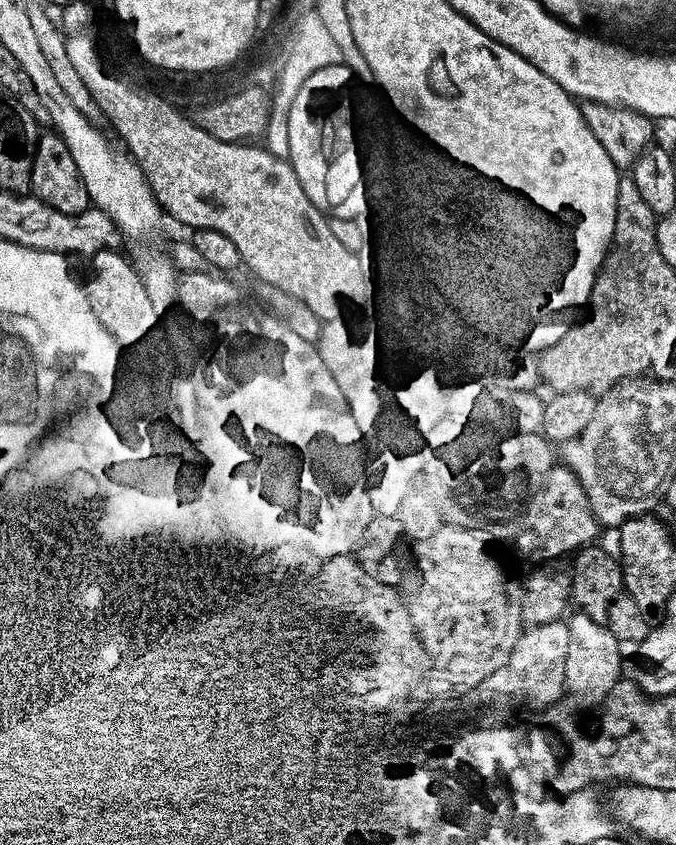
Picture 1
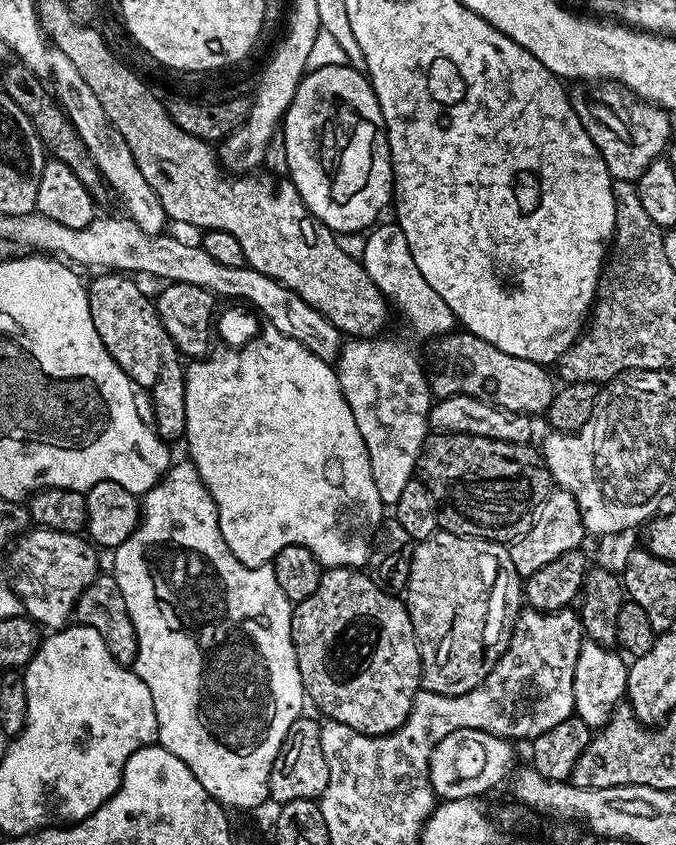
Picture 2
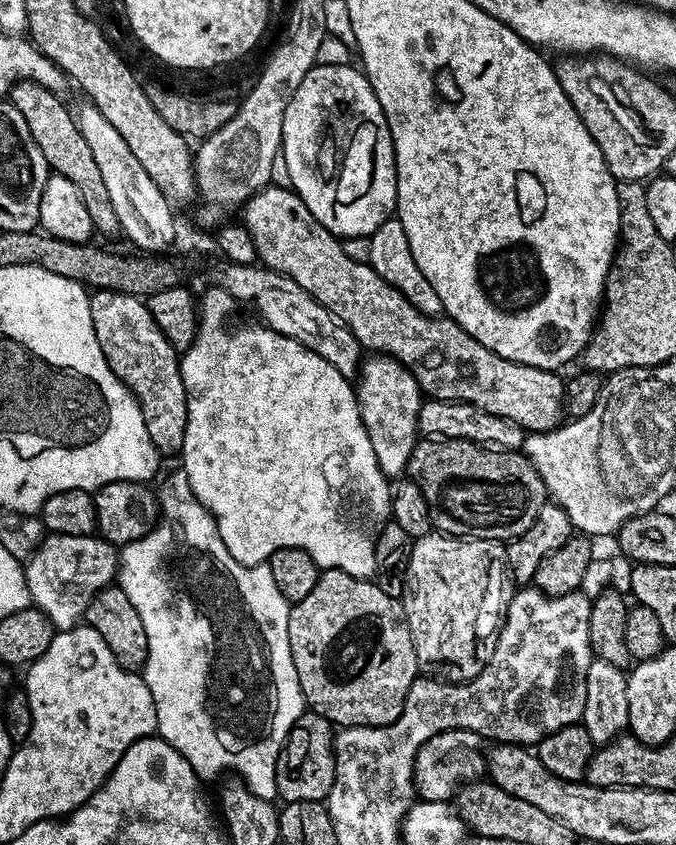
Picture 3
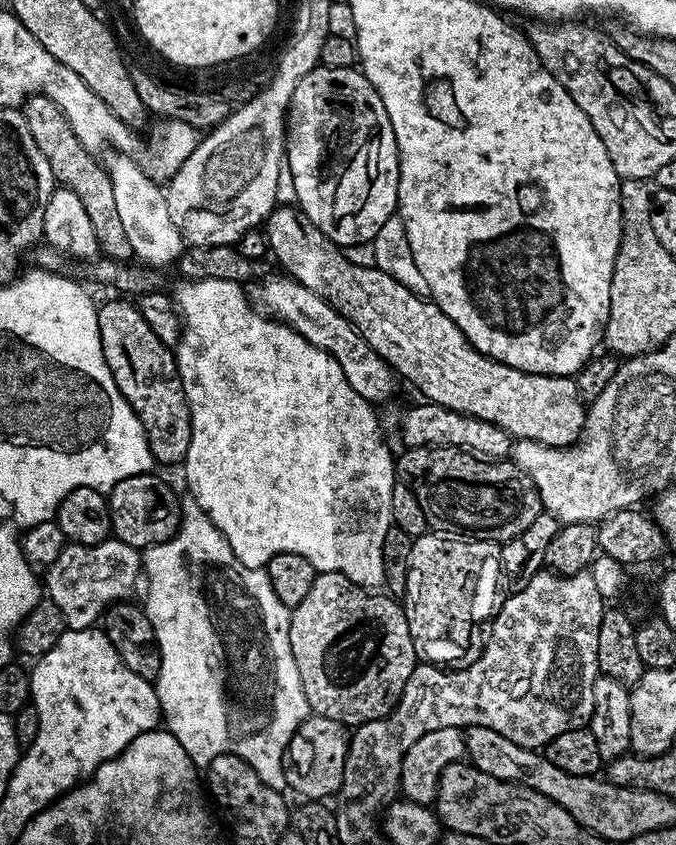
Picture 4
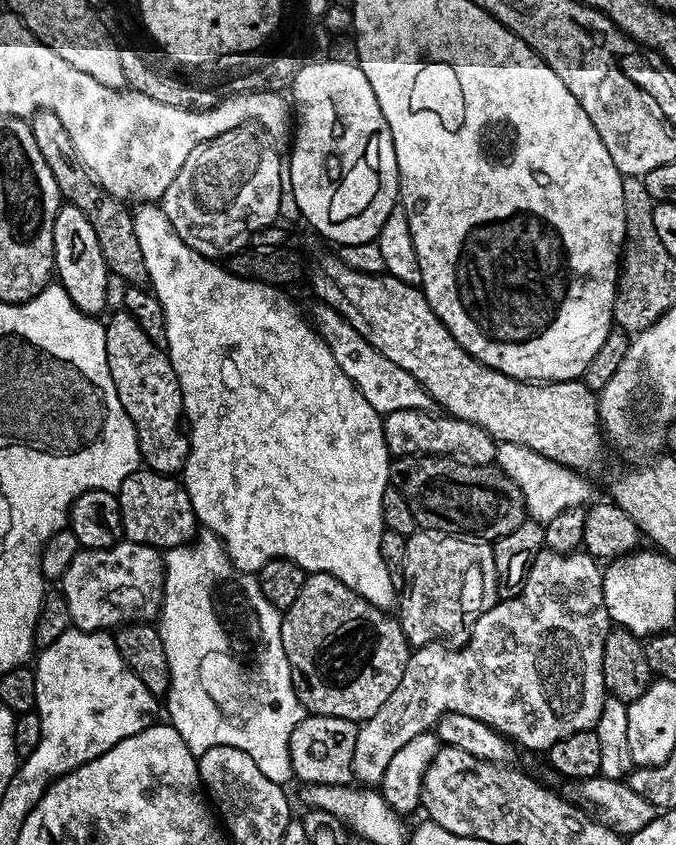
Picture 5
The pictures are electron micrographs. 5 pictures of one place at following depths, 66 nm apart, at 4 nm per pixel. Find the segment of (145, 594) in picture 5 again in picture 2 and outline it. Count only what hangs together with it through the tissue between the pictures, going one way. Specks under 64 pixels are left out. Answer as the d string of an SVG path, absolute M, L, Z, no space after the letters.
M39 526L25 532L11 549L12 568L10 567L10 583L20 600L21 609L45 629L59 630L65 627L73 619L78 598L96 581L101 571L100 560L95 551L97 549L91 539L75 532L59 532Z

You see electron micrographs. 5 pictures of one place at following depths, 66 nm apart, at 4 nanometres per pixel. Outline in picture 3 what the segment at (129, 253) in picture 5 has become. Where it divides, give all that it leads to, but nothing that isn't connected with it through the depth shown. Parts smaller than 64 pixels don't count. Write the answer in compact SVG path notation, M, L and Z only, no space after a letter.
M18 80L10 89L7 99L26 118L26 126L30 126L30 135L38 142L38 150L42 150L42 158L46 158L49 169L62 178L70 178L74 186L78 186L78 194L82 194L82 202L86 202L86 211L90 214L90 222L97 233L104 236L121 235L118 214L110 202L110 190L106 190L102 173L86 138L82 138L82 130L78 130L73 109L67 108L60 101L61 97L46 86L33 80Z

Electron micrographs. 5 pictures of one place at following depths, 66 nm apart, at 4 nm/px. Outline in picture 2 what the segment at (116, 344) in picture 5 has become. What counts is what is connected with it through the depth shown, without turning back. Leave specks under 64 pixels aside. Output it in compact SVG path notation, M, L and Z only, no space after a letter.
M111 270L96 276L87 285L88 305L90 306L90 318L94 318L94 330L98 330L98 338L106 346L106 350L118 362L121 370L128 375L137 389L146 391L152 395L152 408L156 411L154 427L156 435L165 442L173 442L185 435L186 432L186 402L184 401L184 373L185 365L182 363L180 351L174 346L170 334L166 334L166 326L156 313L155 303L147 296L138 285L135 284L133 277L128 274L121 274Z

